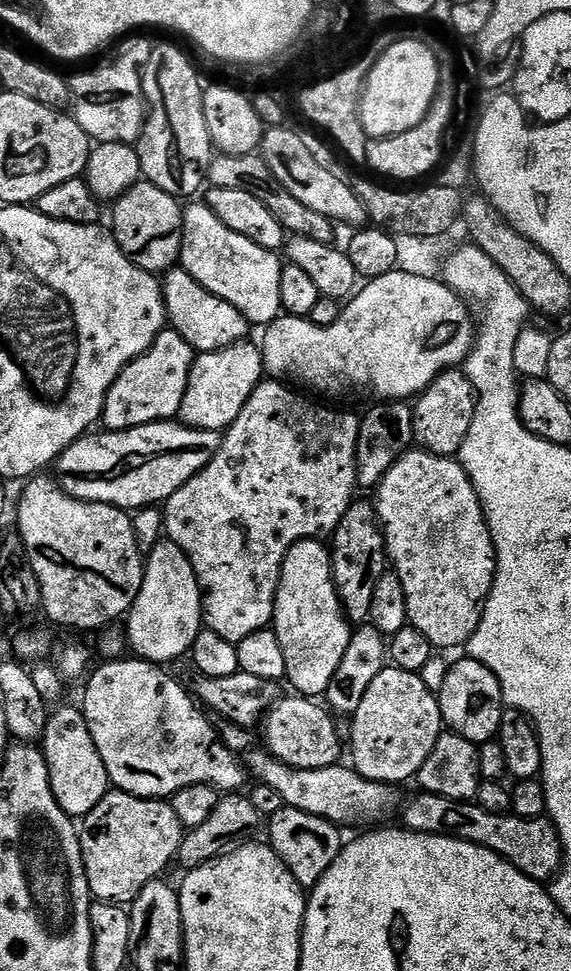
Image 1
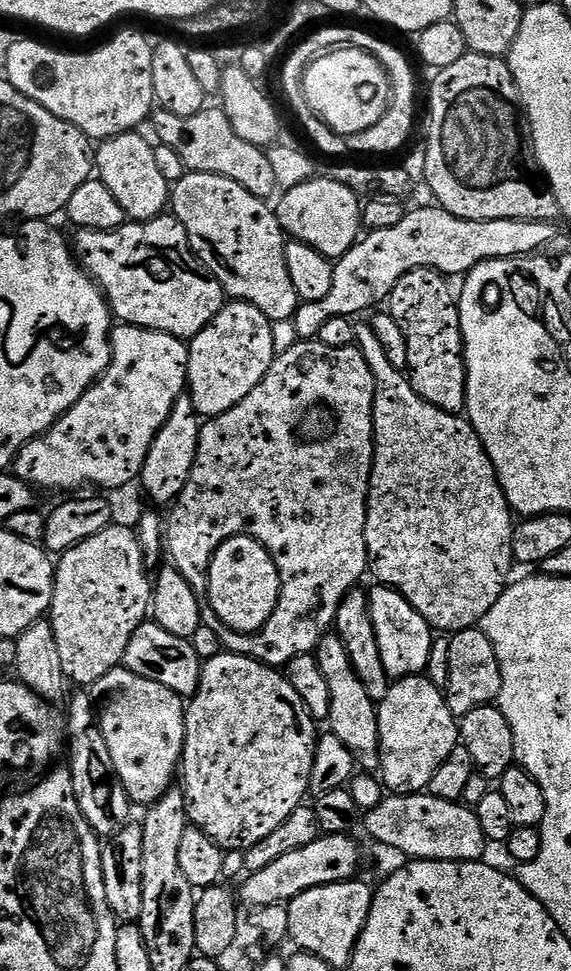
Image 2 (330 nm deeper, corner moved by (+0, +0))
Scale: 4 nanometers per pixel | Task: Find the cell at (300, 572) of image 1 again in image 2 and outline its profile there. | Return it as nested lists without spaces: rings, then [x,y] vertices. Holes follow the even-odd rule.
[[[329,634],[322,637],[314,655],[318,662],[318,670],[322,670],[322,678],[326,678],[326,687],[330,690],[330,714],[326,724],[327,727],[332,727],[329,728],[331,735],[346,742],[346,746],[365,773],[375,773],[380,767],[377,701],[372,700],[370,694],[366,694],[366,686],[362,686],[350,662],[350,654],[346,654],[346,646],[339,636]]]

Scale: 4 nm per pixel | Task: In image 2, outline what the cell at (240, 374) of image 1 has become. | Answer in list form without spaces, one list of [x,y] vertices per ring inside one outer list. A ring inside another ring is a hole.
[[[232,300],[225,303],[223,310],[190,341],[186,394],[192,399],[194,410],[201,418],[226,414],[226,410],[238,406],[238,402],[242,402],[242,398],[246,398],[246,394],[250,394],[250,390],[254,390],[254,386],[258,386],[258,382],[266,378],[266,370],[270,370],[278,355],[276,336],[272,333],[272,328],[273,321],[268,320],[266,314],[258,310],[258,306],[247,304],[245,300]]]

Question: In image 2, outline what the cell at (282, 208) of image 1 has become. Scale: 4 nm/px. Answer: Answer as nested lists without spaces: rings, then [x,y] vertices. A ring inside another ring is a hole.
[[[206,106],[193,116],[179,116],[160,110],[151,117],[150,124],[156,127],[155,139],[160,139],[185,164],[183,167],[187,171],[230,178],[230,182],[238,182],[242,190],[250,190],[250,194],[265,202],[277,195],[274,170],[270,167],[267,151],[246,142],[246,138],[238,138],[238,130],[230,126],[230,118],[223,107]]]

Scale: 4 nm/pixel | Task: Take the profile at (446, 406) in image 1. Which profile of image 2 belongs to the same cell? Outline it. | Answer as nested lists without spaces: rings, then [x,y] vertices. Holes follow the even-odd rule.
[[[432,268],[410,270],[410,274],[398,278],[387,298],[386,310],[394,322],[402,326],[402,334],[406,334],[407,371],[416,393],[426,402],[438,406],[438,410],[460,414],[465,411],[468,402],[468,371],[464,365],[464,339],[460,333],[460,306],[454,288],[447,283],[451,284],[444,273],[435,272]]]

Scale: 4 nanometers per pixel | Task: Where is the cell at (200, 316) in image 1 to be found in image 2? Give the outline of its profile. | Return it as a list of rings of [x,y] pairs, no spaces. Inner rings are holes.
[[[161,214],[155,216],[153,220],[138,220],[135,222],[125,222],[121,228],[115,228],[109,232],[85,232],[77,231],[76,244],[74,240],[74,255],[81,268],[85,269],[89,276],[100,286],[100,291],[104,293],[108,299],[108,306],[112,309],[112,315],[117,321],[125,324],[136,324],[140,328],[149,328],[150,330],[158,330],[162,334],[170,334],[179,340],[190,342],[198,333],[205,328],[213,318],[223,310],[226,303],[226,293],[224,288],[213,278],[211,272],[205,268],[204,263],[192,253],[192,247],[188,241],[186,234],[186,226],[182,226],[182,222],[178,222],[178,218],[171,214]]]

